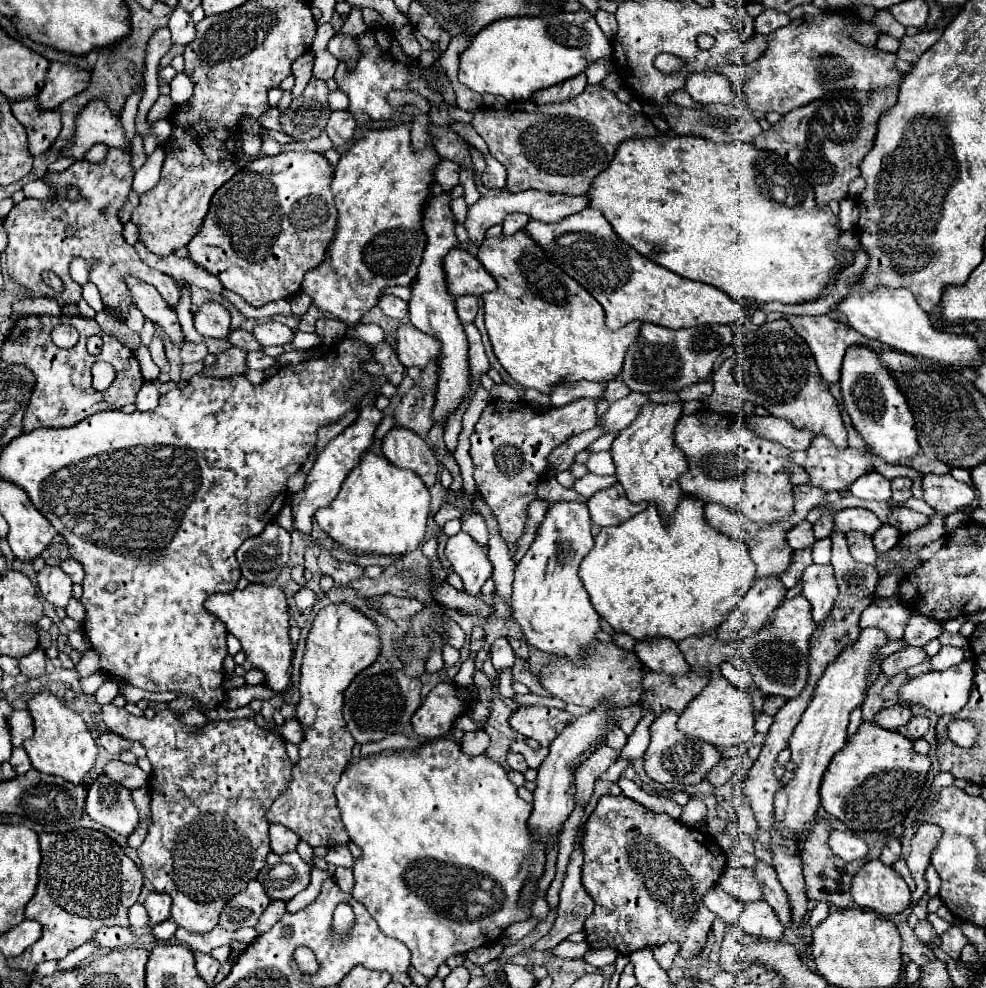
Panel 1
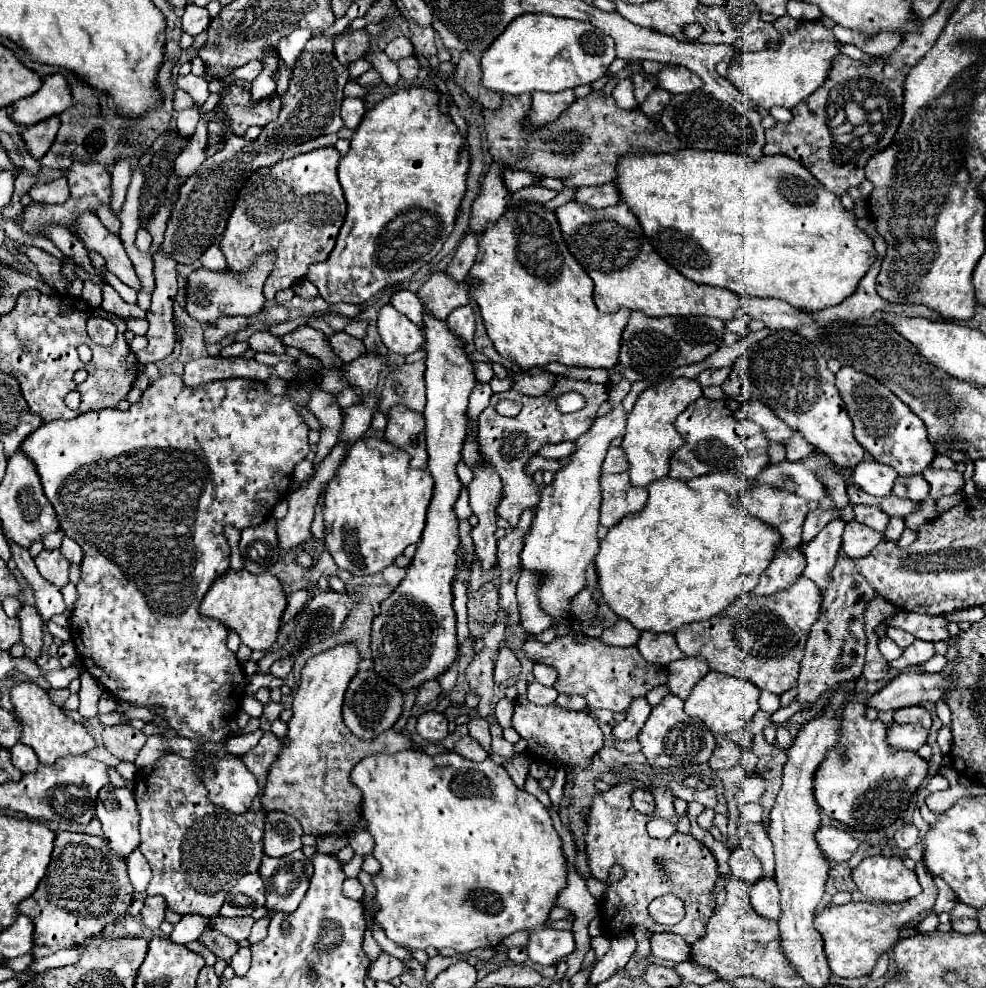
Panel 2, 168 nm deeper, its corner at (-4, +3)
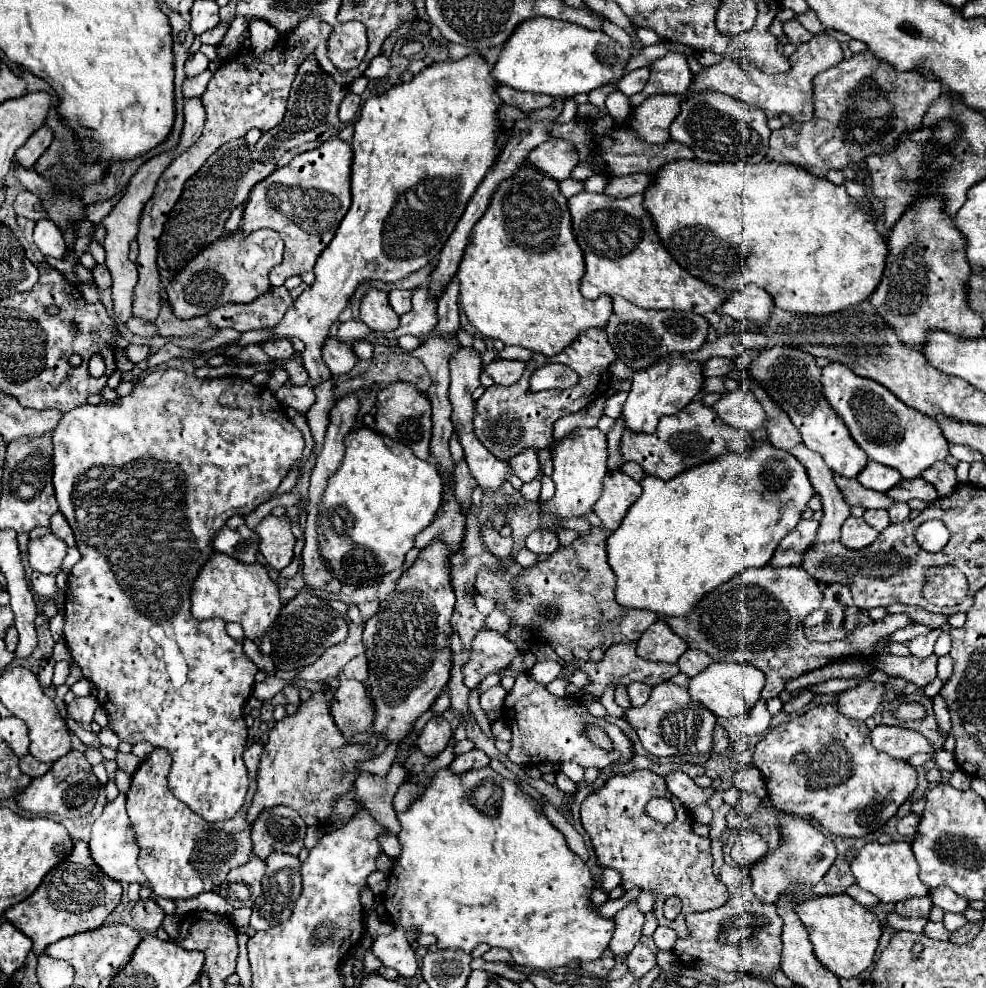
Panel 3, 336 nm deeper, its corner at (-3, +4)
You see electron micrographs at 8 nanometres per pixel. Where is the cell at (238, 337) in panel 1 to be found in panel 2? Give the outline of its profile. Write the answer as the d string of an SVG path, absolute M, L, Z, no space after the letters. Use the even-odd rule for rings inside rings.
M254 332L248 340L250 348L254 352L268 352L268 354L284 354L286 346L280 342L280 338L272 336L270 332Z

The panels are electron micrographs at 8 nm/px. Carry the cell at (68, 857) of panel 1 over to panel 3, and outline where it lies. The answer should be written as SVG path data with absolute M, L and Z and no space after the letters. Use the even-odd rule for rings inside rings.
M75 841L69 857L57 863L45 875L43 883L31 897L7 909L5 919L17 925L17 929L21 929L33 941L33 951L41 957L45 955L45 949L51 943L63 937L99 929L105 923L105 919L113 913L113 909L121 903L121 895L121 883L111 879L95 865L89 845L85 841Z

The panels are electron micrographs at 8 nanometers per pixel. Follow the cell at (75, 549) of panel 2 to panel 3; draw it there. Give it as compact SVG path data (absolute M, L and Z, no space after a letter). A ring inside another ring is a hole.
M57 513L55 517L51 517L51 531L53 531L53 535L55 535L55 537L63 539L69 547L75 547L73 531L71 531L71 527L67 525L67 521L65 521L65 517L63 517L61 513Z

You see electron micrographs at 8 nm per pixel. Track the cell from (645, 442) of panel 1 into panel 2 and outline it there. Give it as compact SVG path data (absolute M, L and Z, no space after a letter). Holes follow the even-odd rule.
M674 378L652 384L638 396L634 410L628 416L626 434L622 442L622 448L630 460L628 474L634 486L648 486L652 480L664 478L668 474L672 452L684 444L684 438L674 428L674 420L688 404L692 404L700 396L700 384L690 378Z

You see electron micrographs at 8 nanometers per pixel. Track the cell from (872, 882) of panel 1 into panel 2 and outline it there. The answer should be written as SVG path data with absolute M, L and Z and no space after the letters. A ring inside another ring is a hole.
M868 856L852 870L852 878L858 890L874 902L904 902L904 900L914 898L922 890L918 884L916 872L906 868L900 856L888 856L888 858L886 856Z

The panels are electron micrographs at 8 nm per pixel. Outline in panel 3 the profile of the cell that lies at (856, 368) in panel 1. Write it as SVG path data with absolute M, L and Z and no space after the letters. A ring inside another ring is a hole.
M835 363L823 369L821 383L827 401L845 421L855 443L869 455L869 459L897 469L903 479L919 477L921 471L949 455L947 439L943 437L941 427L923 417L923 413L907 409L907 405L903 405L897 397L891 397L891 391L883 389L883 385L875 385L875 381L863 379L851 373L845 365Z

